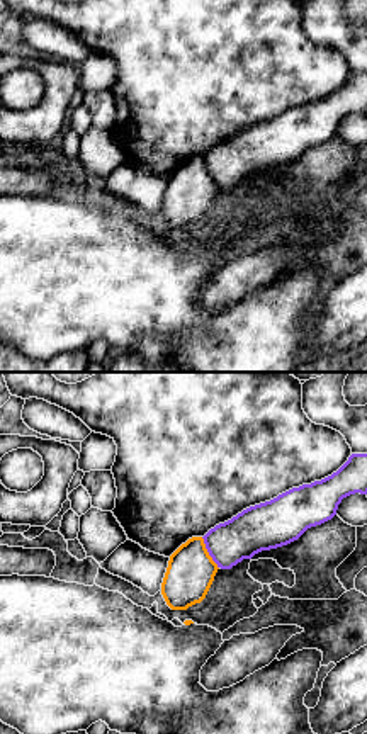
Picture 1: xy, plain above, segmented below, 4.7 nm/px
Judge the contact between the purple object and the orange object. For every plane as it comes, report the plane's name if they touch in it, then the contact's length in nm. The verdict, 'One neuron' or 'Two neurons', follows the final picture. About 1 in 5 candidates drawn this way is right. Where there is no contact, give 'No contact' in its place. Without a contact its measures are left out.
Touches purple in xy. Shared border 170 nm

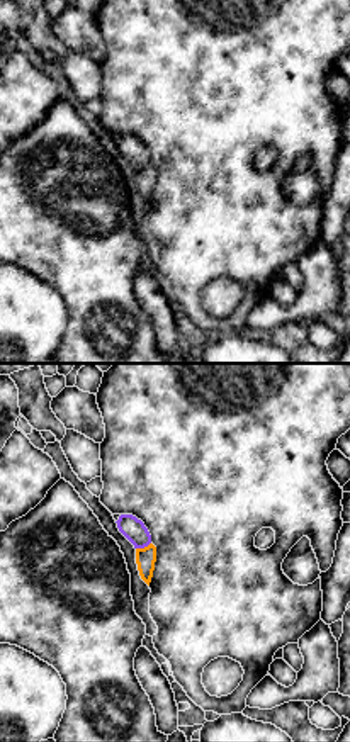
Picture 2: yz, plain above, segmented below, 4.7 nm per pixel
Touches purple in yz. Shared border 80 nm

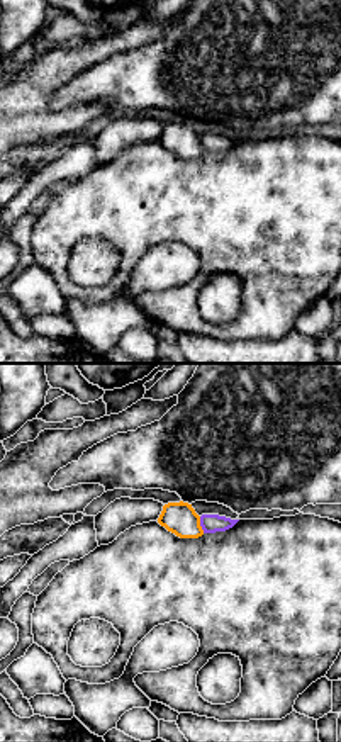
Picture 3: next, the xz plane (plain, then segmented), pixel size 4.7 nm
Touches purple in xz. Shared border 80 nm

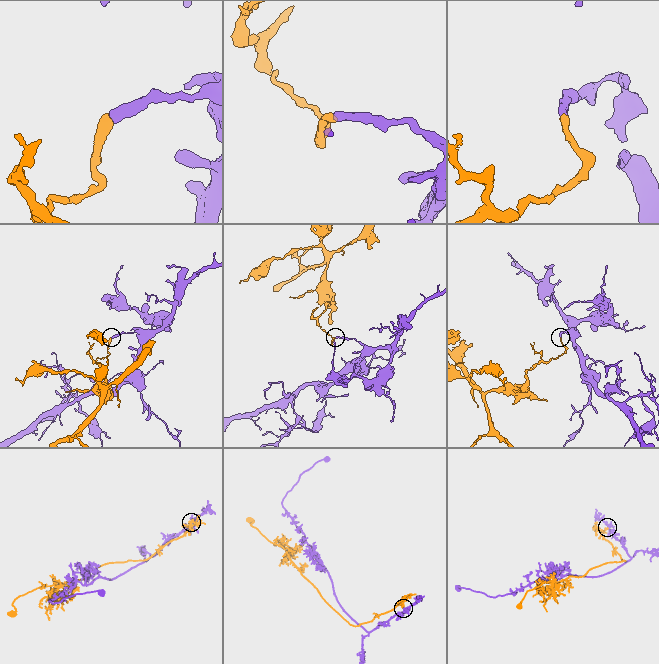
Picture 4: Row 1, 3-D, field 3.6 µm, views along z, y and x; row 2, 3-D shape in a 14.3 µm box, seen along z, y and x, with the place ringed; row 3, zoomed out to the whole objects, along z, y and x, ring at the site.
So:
Two neurons

